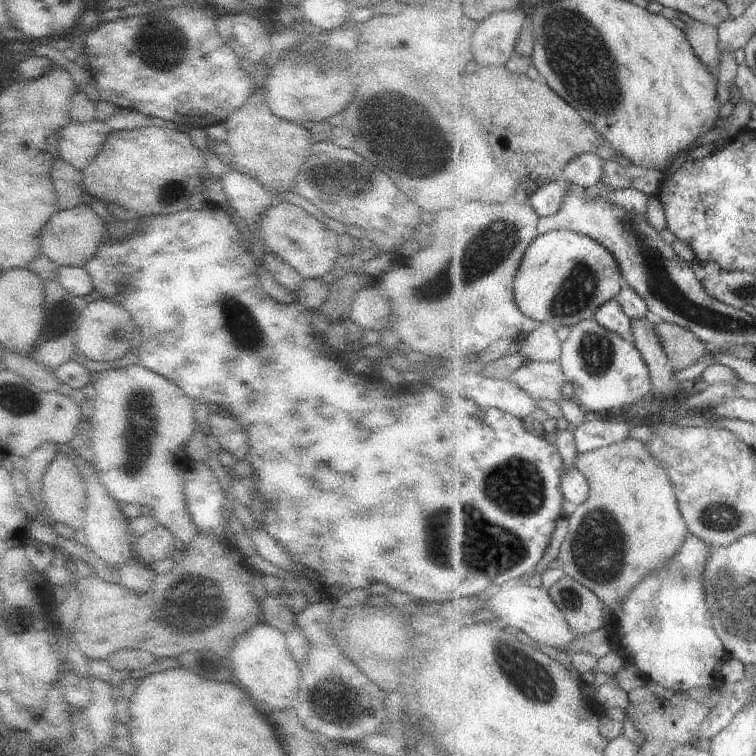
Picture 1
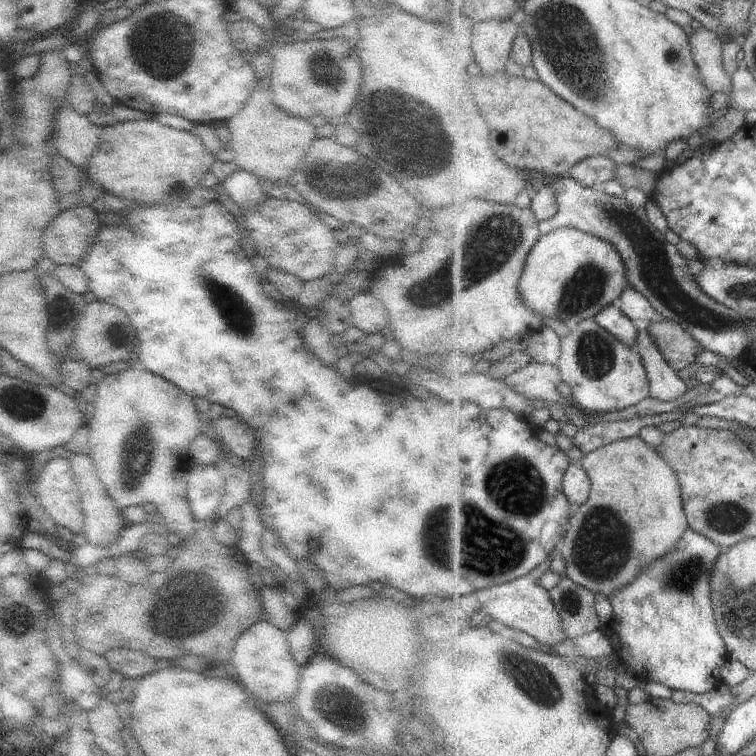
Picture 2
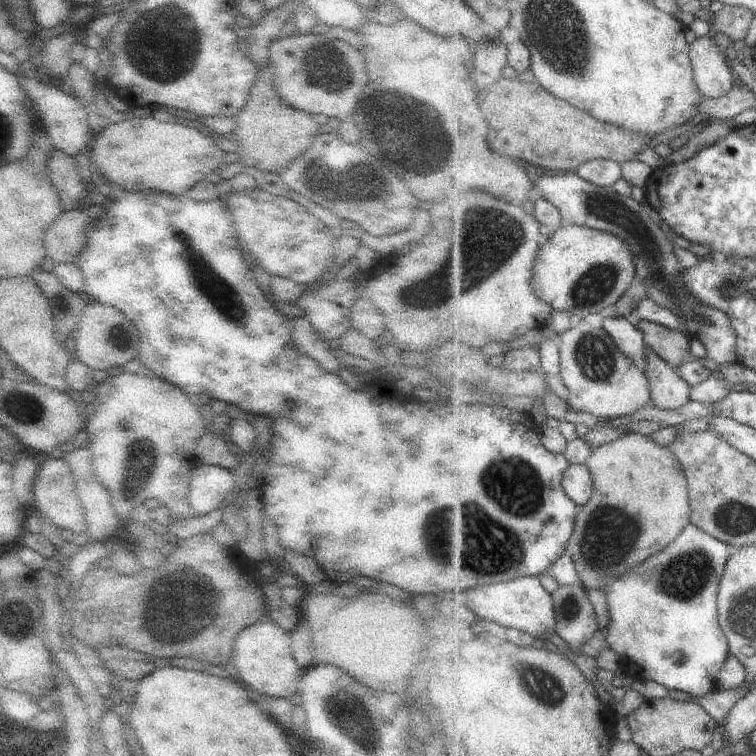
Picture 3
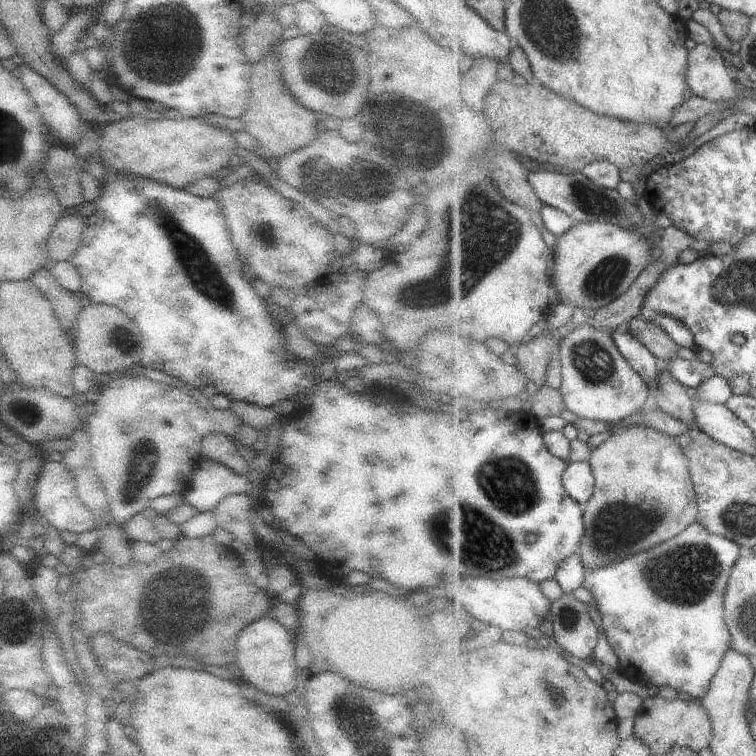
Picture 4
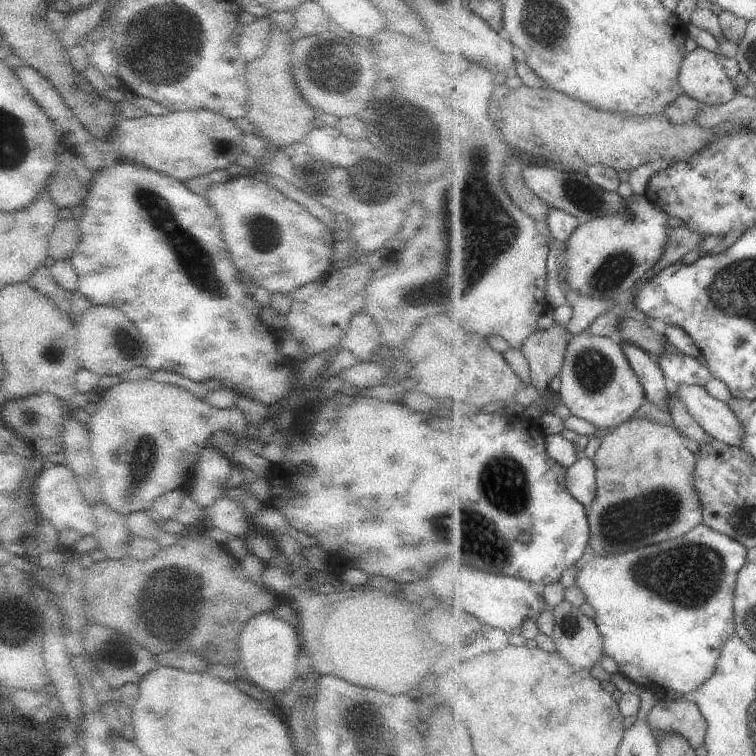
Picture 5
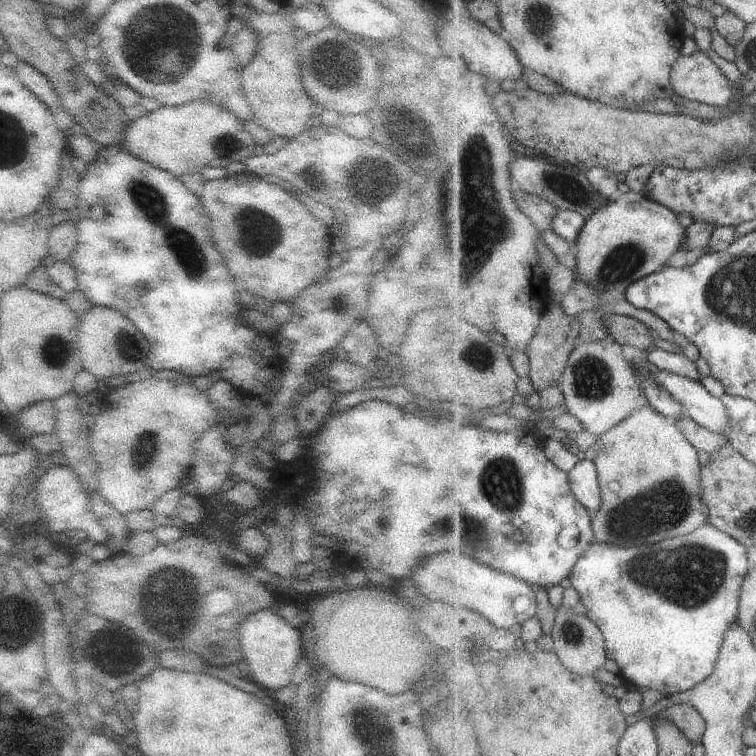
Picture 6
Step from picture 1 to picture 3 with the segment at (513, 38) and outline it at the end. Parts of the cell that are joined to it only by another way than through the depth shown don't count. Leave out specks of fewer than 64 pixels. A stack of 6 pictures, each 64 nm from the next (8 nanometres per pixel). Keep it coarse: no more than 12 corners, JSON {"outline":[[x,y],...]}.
{"outline":[[505,42],[477,48],[481,88],[507,66]]}

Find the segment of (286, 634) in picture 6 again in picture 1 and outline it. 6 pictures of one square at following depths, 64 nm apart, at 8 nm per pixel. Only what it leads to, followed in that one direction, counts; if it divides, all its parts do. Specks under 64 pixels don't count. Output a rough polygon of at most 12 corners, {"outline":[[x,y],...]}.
{"outline":[[262,621],[227,664],[255,704],[281,713],[299,691],[285,634]]}

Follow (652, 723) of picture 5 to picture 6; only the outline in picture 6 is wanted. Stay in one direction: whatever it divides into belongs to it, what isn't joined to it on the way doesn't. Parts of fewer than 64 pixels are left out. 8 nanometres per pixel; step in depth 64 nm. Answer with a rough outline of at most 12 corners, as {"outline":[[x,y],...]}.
{"outline":[[688,703],[673,705],[657,715],[675,720],[685,736],[702,742],[706,721]]}

